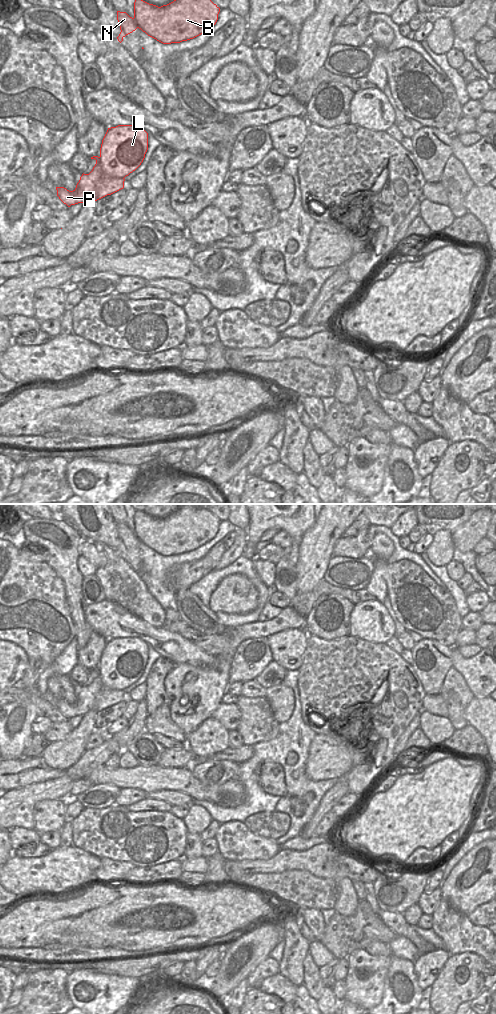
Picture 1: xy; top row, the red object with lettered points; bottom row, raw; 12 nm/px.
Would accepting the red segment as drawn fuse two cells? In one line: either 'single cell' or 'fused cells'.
single cell

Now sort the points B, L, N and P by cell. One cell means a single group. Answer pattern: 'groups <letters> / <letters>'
groups B L N P

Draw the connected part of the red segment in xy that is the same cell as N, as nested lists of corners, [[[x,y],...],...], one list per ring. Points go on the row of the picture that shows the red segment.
[[[135,0],[133,18],[126,12],[117,11],[117,20],[121,30],[117,39],[121,43],[126,35],[139,28],[163,44],[180,43],[193,39],[212,28],[218,20],[219,12],[220,8],[211,0],[174,0],[161,7],[143,0]]]

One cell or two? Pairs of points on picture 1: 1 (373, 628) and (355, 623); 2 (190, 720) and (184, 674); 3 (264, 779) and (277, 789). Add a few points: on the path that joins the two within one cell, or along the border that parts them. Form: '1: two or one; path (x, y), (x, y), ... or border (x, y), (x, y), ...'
1: two; border (372, 604), (362, 616), (358, 633), (351, 635)
2: one; path (188, 709), (187, 687), (185, 685)
3: one; path (267, 779), (274, 786)

